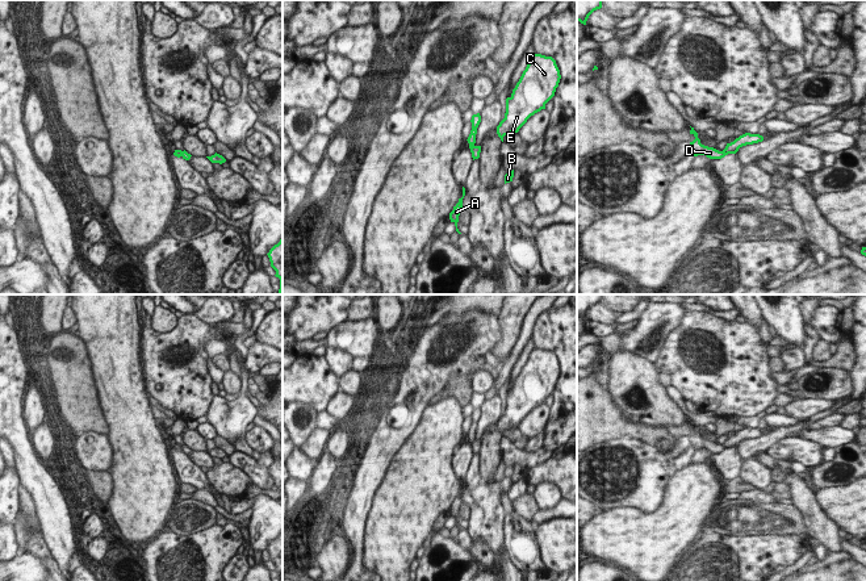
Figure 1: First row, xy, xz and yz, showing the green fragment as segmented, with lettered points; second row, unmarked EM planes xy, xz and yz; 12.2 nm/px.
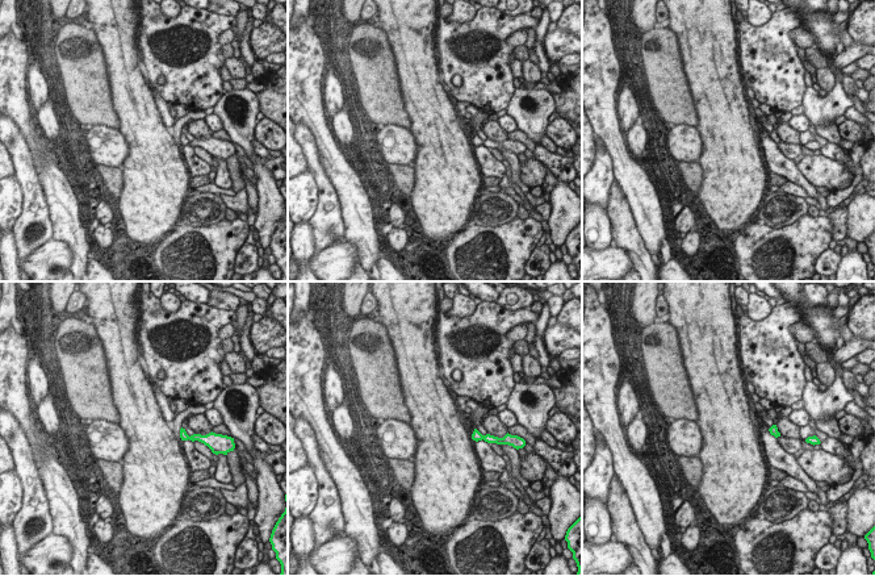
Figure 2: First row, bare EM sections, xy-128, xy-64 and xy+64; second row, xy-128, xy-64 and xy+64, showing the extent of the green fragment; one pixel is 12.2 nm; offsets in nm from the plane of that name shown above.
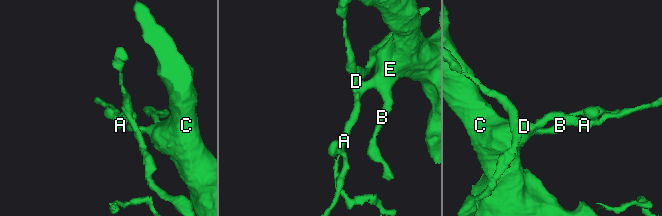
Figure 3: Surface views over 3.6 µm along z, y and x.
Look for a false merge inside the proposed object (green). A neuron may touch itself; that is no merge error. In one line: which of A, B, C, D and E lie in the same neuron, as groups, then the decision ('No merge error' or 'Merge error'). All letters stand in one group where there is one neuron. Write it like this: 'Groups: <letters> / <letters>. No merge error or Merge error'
Groups: A B C E / D. Merge error

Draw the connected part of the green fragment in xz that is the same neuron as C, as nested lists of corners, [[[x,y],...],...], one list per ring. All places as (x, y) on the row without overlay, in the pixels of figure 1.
[[[534,348],[510,392],[506,393],[505,413],[497,421],[497,429],[503,431],[518,427],[527,414],[545,404],[555,390],[561,369],[552,351]]]

